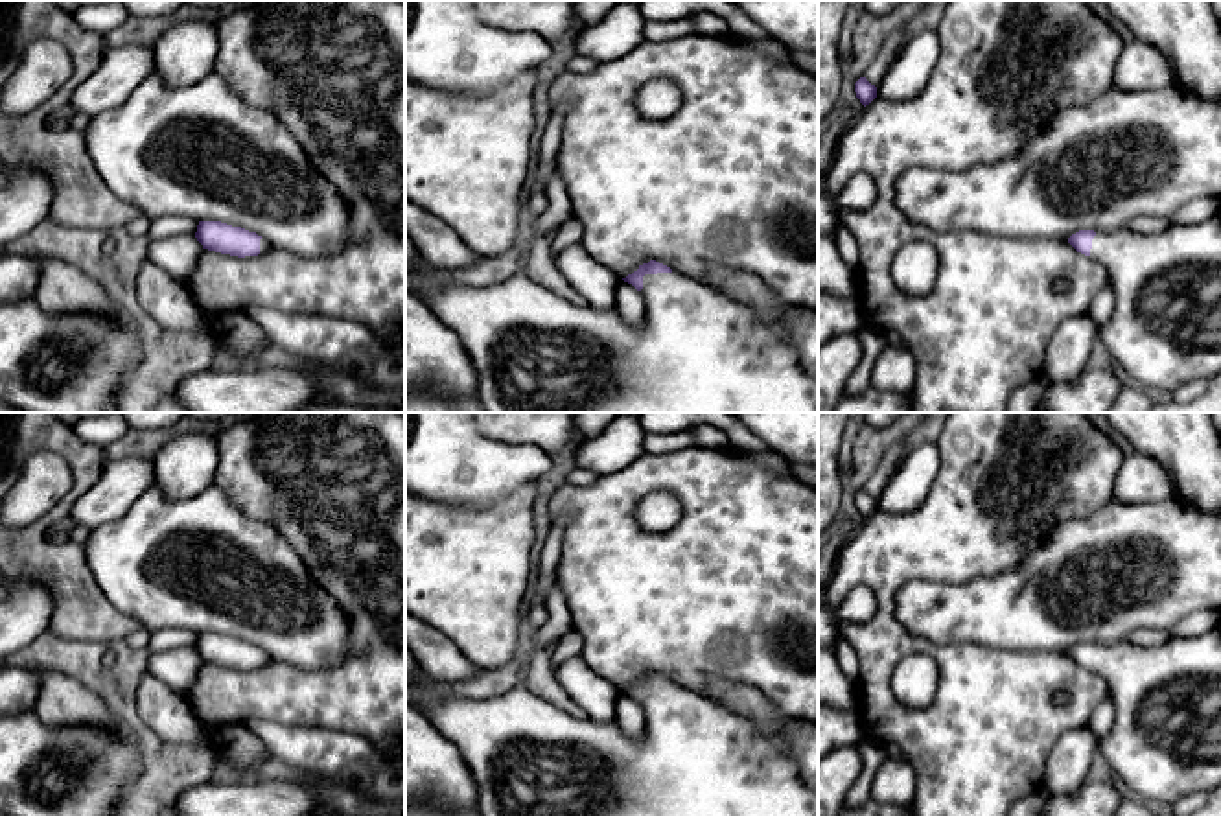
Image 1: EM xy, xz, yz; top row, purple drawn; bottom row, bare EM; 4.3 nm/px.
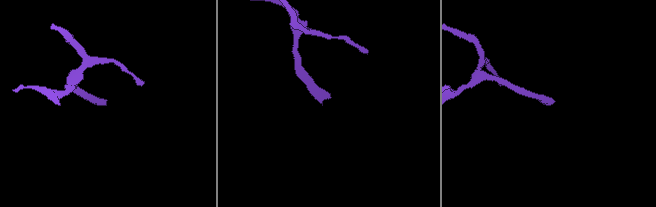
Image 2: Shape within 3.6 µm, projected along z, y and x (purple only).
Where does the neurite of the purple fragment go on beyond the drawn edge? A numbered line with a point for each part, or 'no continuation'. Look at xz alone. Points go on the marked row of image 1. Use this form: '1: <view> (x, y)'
1: xz (695, 350)

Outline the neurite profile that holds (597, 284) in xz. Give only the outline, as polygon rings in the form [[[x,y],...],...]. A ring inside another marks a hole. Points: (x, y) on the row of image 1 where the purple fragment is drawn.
[[[582,245],[554,254],[558,271],[582,293],[593,308],[613,308],[621,278],[595,262]]]

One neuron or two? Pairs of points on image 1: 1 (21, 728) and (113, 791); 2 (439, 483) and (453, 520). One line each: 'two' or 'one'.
1: one
2: two

